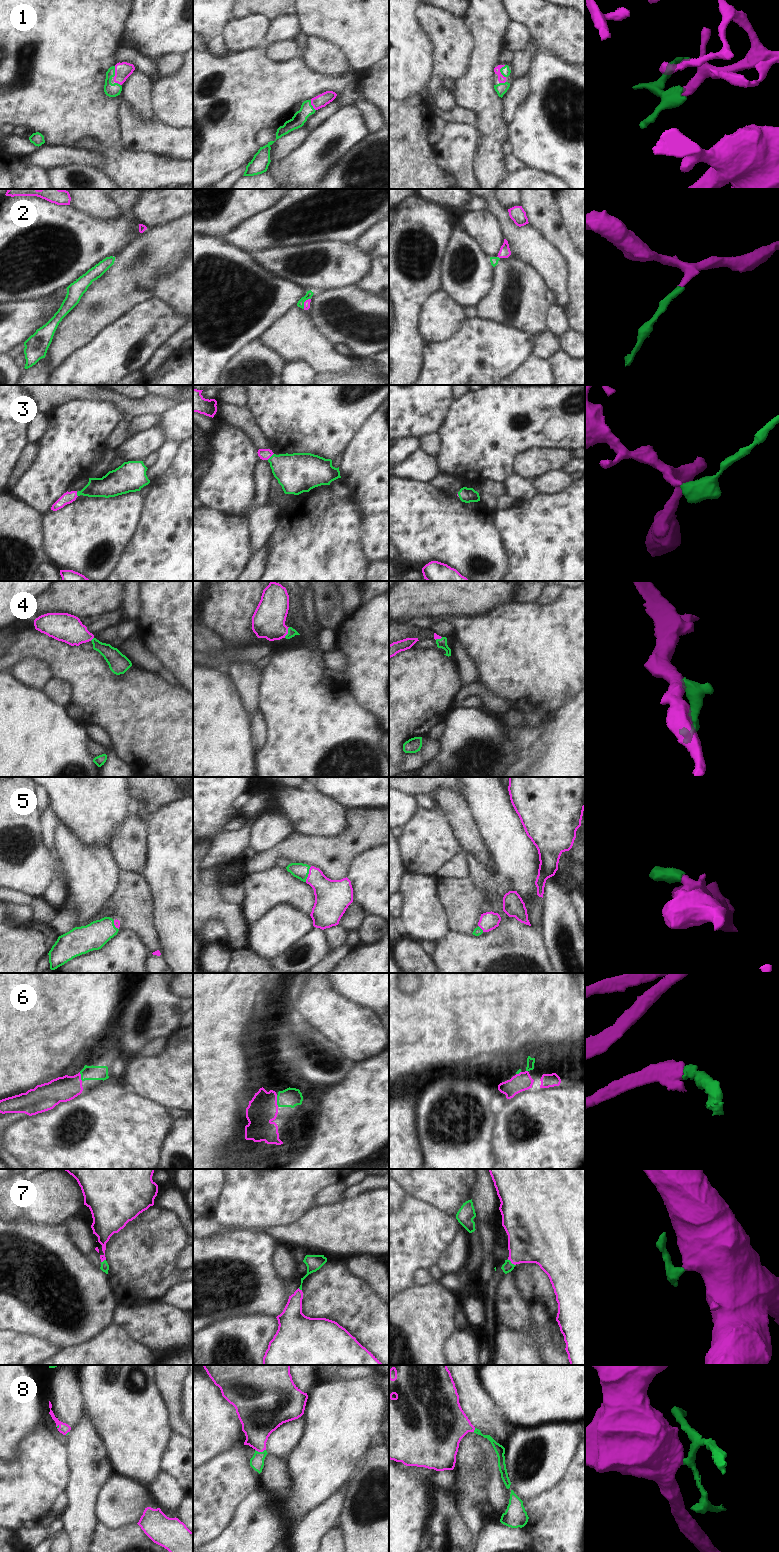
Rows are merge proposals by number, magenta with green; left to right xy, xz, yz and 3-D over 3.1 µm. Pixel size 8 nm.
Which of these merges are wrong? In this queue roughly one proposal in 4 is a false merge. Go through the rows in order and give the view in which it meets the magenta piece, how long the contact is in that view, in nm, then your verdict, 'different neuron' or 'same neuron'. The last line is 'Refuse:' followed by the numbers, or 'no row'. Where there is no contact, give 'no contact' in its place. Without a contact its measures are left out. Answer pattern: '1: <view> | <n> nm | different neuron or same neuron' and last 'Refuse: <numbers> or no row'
1: yz | 100 nm | same neuron
2: xz | 110 nm | same neuron
3: xz | 80 nm | same neuron
4: xz | 100 nm | same neuron
5: xz | 140 nm | same neuron
6: xz | 100 nm | same neuron
7: yz | 90 nm | same neuron
8: xz | 90 nm | same neuron
Refuse: no row

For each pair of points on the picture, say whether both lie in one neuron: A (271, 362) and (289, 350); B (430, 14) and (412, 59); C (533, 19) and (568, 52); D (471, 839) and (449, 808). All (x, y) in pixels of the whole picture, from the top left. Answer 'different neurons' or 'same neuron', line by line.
A: different neurons
B: different neurons
C: same neuron
D: same neuron

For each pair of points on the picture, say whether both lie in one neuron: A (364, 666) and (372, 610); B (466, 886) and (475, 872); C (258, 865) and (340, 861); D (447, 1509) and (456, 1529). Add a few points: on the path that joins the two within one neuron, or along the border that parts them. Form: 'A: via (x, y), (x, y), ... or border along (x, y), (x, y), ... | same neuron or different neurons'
A: via (370, 652), (372, 624) | same neuron
B: border along (469, 875), (477, 886), (484, 888), (485, 898) | different neurons
C: via (278, 851), (320, 851) | same neuron
D: via (451, 1514), (455, 1524) | same neuron

